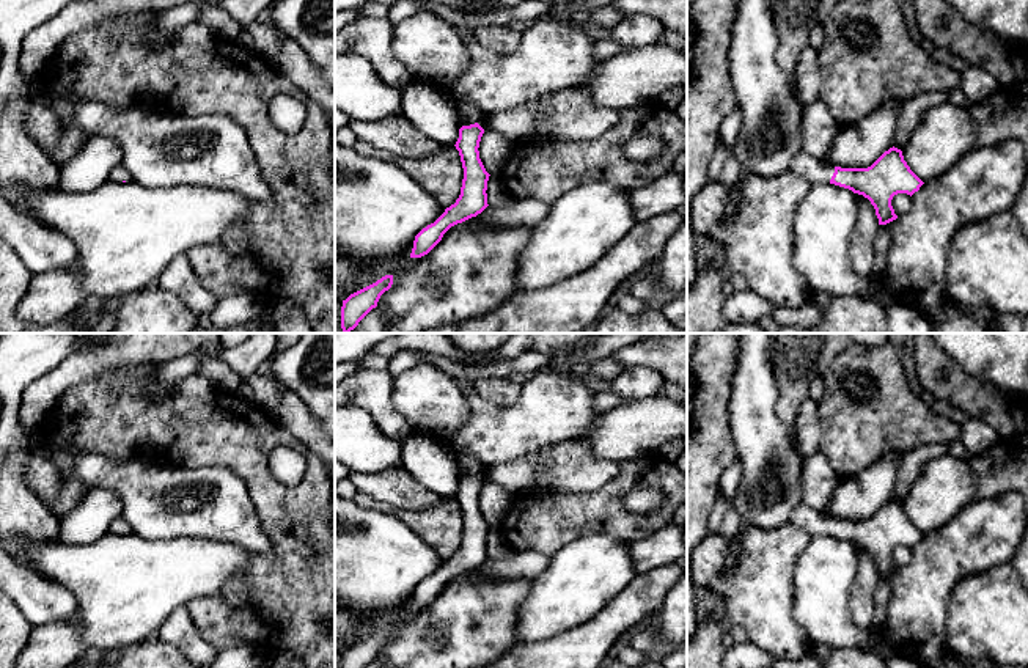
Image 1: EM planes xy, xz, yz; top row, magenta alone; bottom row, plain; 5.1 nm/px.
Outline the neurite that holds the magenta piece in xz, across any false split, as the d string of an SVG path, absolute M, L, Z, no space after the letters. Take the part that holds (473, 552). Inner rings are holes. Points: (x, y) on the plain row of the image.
M459 453L457 462L465 468L465 476L459 481L459 490L454 497L464 520L461 547L434 575L415 588L410 610L428 607L451 578L476 569L489 558L486 542L490 527L486 523L478 503L484 486L478 476L483 464L470 453Z

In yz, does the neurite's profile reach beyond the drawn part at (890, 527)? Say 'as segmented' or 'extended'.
extended

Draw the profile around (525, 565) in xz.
M523 550L503 558L487 558L481 566L467 574L490 582L531 582L549 566L549 563L550 556L533 550Z

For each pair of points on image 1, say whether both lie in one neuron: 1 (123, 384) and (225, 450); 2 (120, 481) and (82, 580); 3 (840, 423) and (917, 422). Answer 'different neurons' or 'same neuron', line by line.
1: same neuron
2: different neurons
3: same neuron

